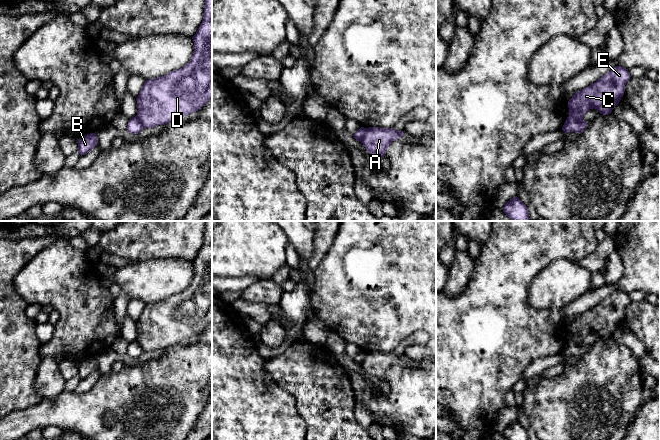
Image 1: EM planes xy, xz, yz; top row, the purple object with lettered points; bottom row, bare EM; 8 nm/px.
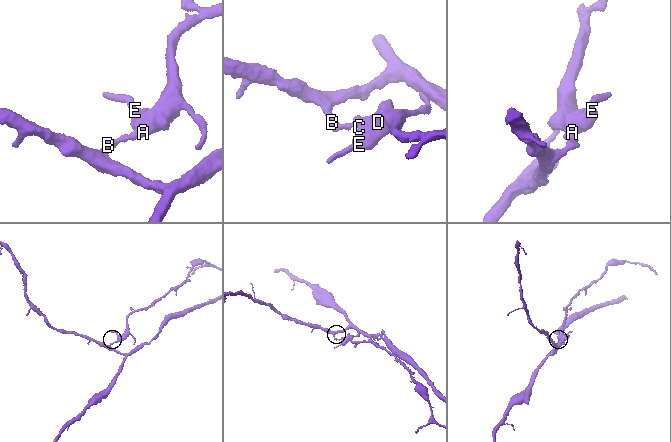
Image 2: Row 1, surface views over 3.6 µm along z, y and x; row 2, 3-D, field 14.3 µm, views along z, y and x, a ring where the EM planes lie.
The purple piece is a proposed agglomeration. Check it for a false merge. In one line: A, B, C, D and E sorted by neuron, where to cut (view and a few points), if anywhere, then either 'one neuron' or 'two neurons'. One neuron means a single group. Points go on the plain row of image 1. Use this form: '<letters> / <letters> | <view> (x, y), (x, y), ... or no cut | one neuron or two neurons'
A C D E / B | yz (568, 340), (584, 345) | two neurons

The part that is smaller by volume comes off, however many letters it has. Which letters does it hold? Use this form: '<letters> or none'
A, C, D, E

